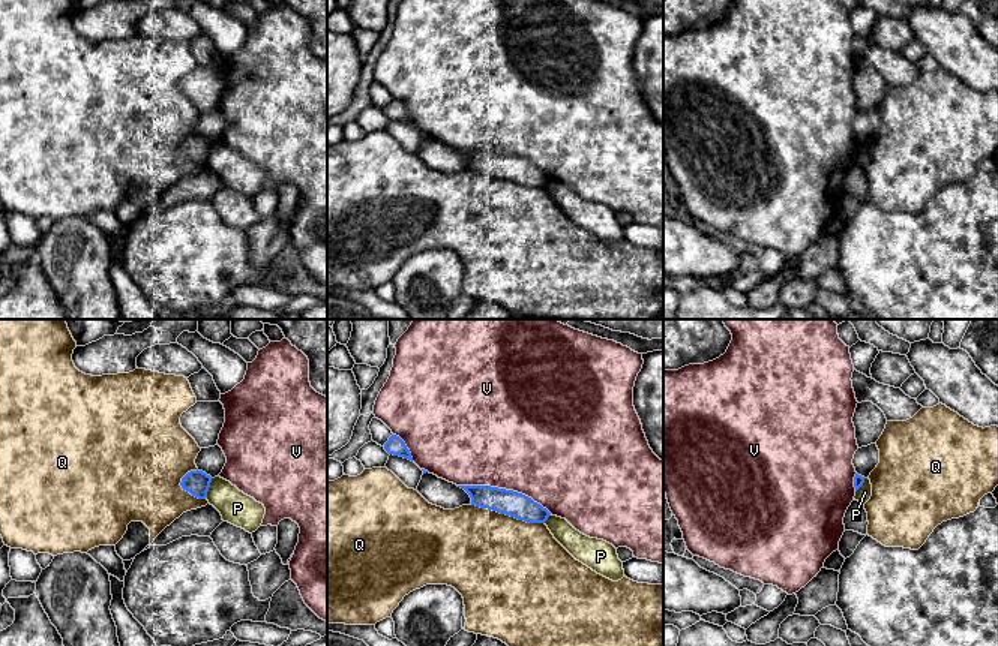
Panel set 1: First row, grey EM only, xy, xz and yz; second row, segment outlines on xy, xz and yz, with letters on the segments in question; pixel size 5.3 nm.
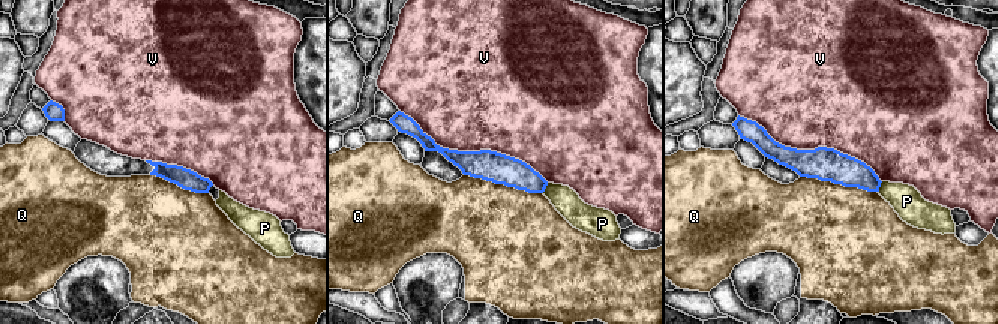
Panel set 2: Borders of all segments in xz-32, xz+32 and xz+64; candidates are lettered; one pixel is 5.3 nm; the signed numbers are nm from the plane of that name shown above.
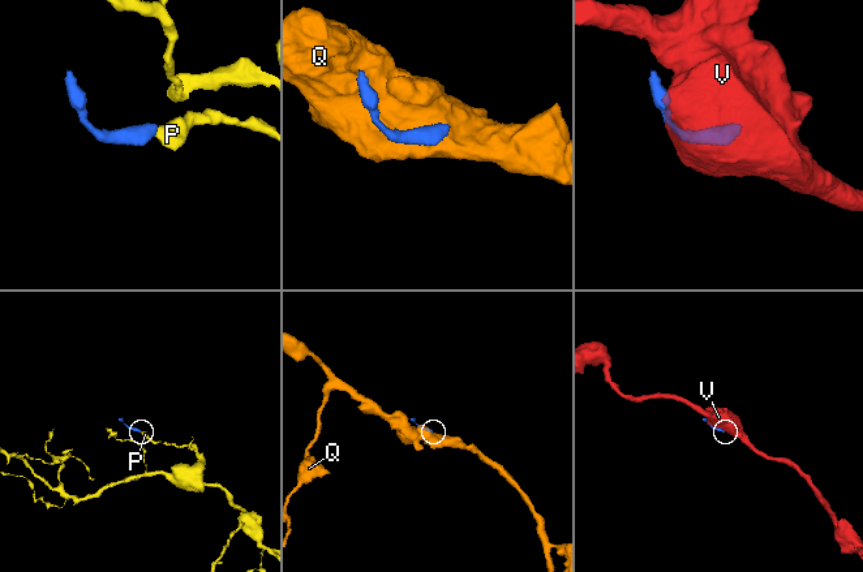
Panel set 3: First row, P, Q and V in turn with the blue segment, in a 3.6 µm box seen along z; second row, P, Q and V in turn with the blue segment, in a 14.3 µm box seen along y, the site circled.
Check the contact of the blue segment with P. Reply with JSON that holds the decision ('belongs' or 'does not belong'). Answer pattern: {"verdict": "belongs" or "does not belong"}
{"verdict": "does not belong"}

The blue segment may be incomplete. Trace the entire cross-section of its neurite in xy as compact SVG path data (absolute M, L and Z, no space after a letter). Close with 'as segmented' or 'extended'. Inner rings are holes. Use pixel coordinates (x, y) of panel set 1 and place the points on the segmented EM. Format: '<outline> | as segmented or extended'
M191 471L182 478L182 489L189 492L192 496L198 499L206 499L207 492L212 483L212 477L203 471Z | as segmented

